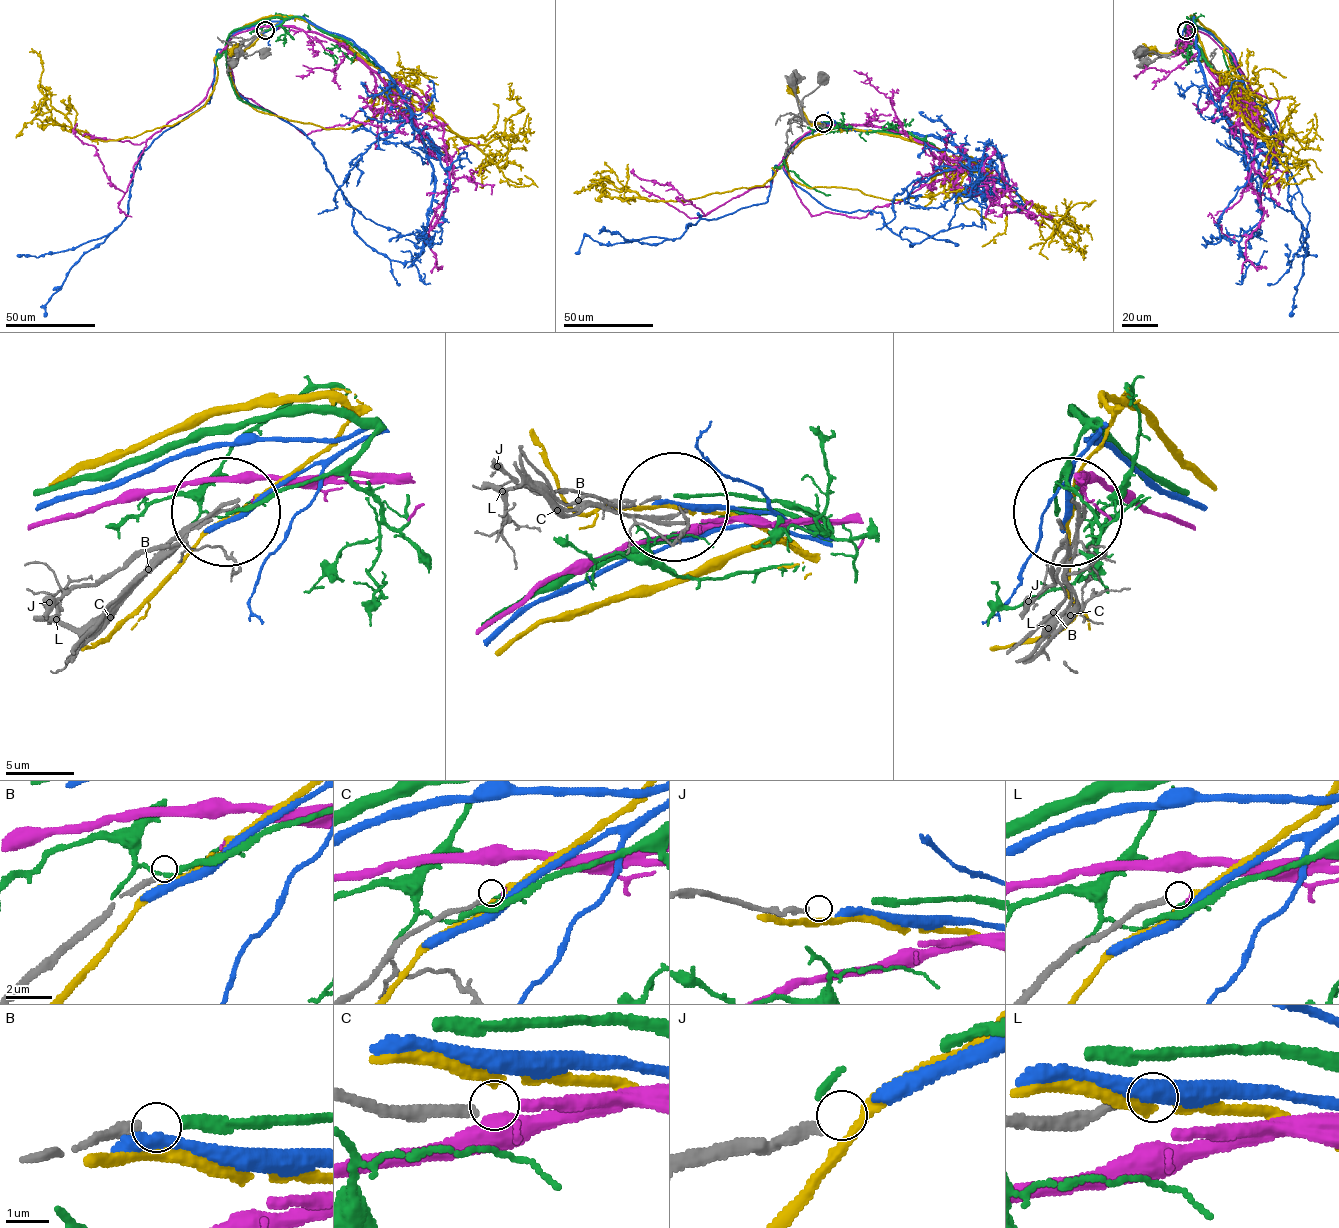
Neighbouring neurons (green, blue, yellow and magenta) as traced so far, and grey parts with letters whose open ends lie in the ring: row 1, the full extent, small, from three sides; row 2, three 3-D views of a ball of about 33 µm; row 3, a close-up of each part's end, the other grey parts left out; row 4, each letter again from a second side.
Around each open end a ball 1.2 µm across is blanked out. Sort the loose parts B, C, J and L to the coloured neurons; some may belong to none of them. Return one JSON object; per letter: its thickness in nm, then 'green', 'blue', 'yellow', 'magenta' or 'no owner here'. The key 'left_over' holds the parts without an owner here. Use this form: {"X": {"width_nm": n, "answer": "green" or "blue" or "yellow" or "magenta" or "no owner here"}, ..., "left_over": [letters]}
{"B": {"width_nm": 240, "answer": "green"}, "C": {"width_nm": 200, "answer": "magenta"}, "J": {"width_nm": 260, "answer": "no owner here"}, "L": {"width_nm": 240, "answer": "no owner here"}, "left_over": ["J", "L"]}

